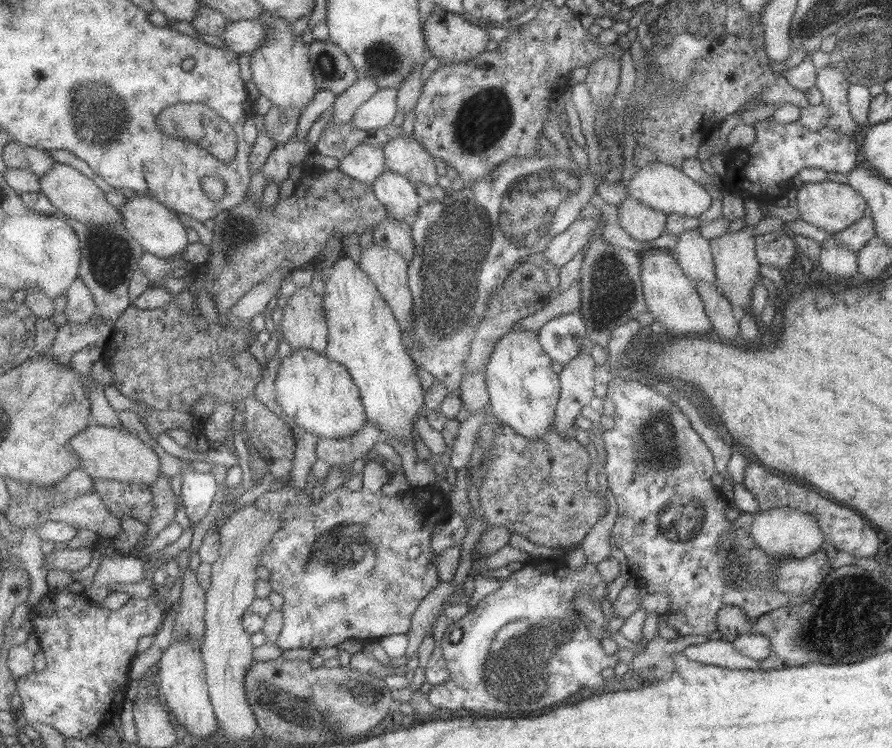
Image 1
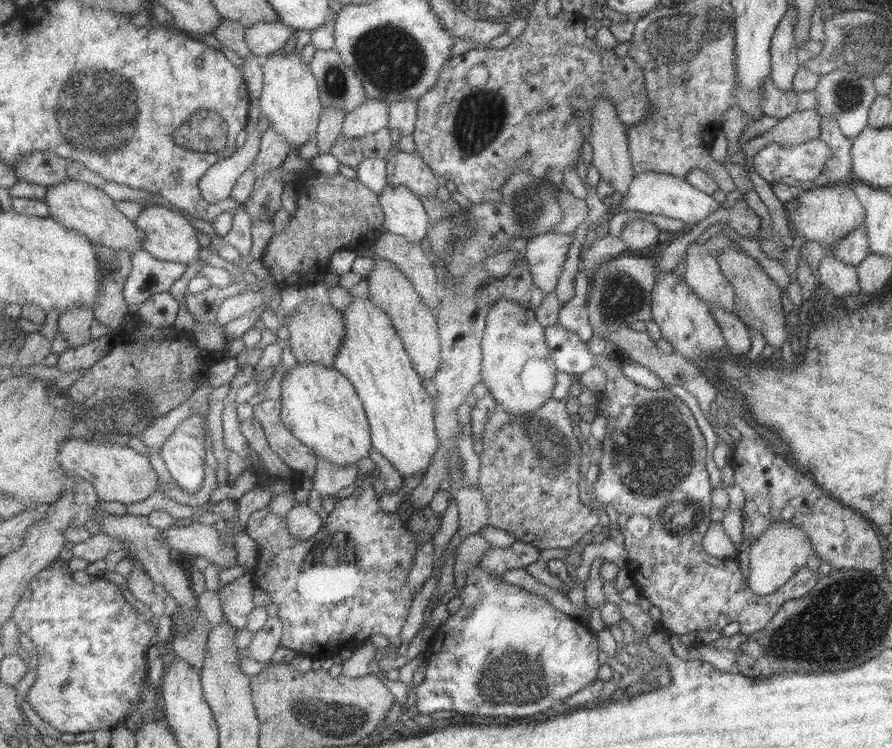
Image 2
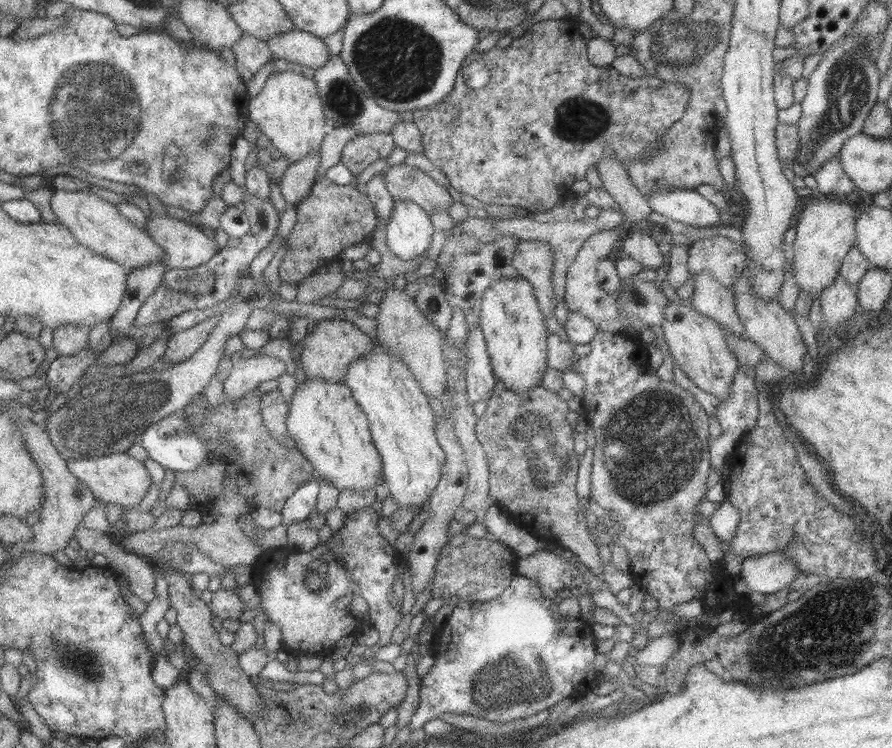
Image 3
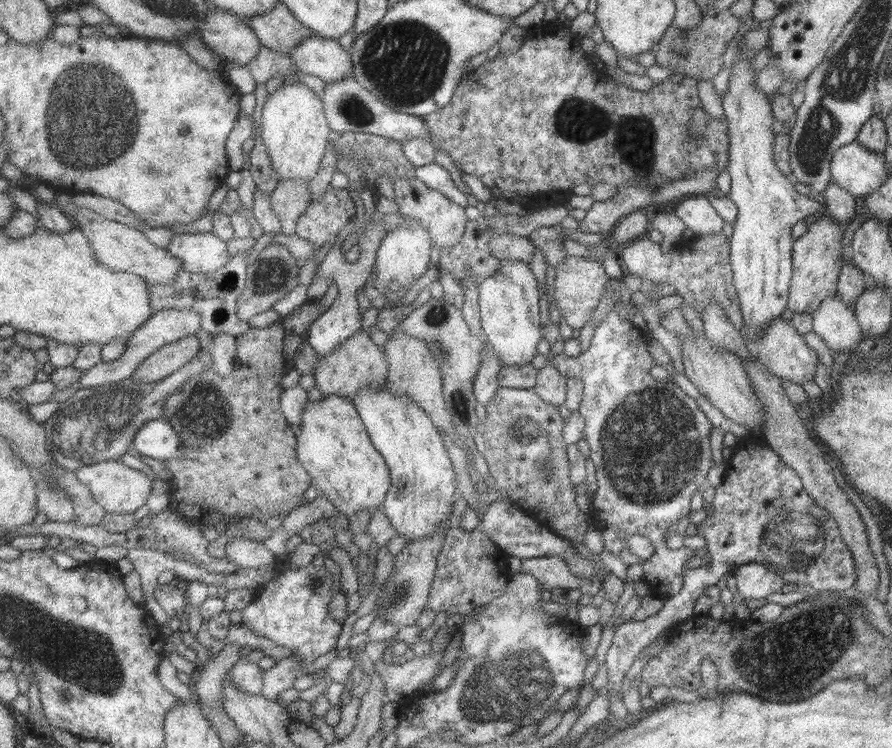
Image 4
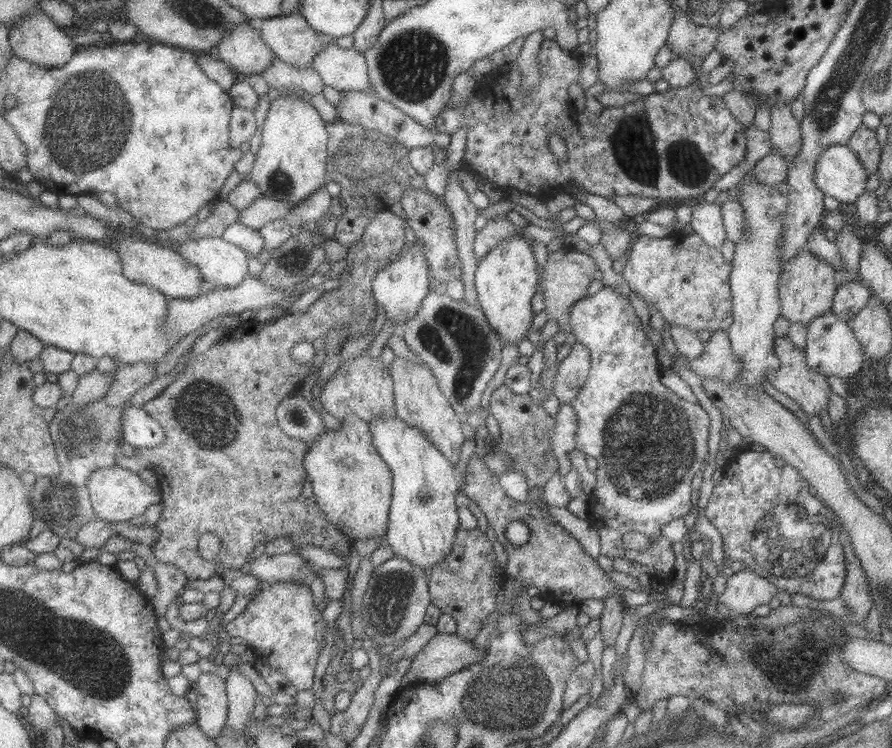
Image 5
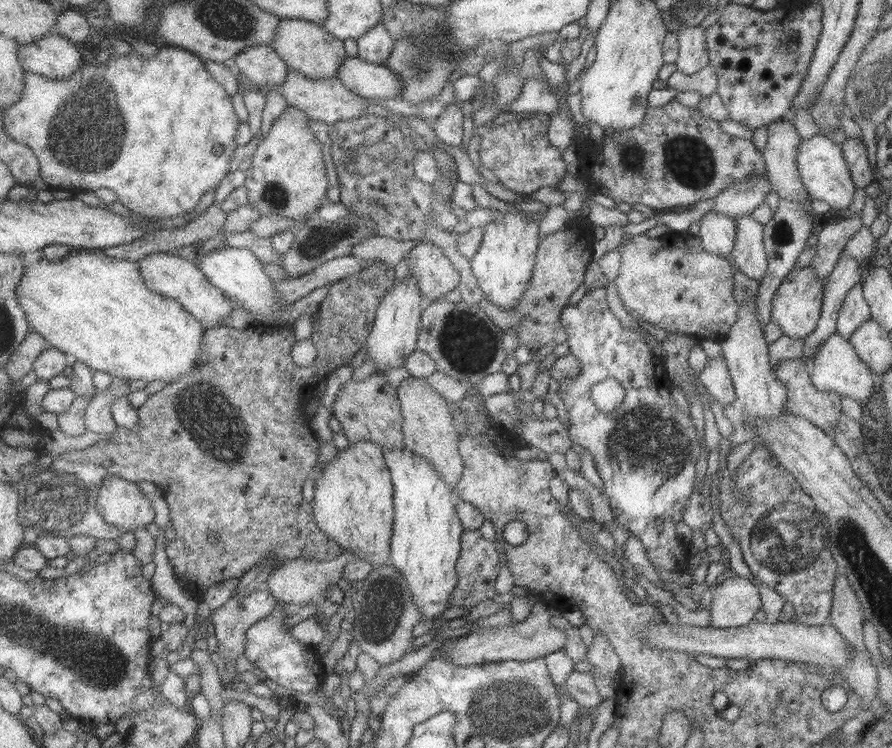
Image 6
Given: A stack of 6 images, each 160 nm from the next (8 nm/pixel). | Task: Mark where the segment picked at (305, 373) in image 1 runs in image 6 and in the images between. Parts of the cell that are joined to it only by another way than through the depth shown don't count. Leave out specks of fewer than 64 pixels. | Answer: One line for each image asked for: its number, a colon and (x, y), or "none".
2: (321, 406)
3: (332, 431)
4: (335, 447)
5: (354, 486)
6: (354, 503)

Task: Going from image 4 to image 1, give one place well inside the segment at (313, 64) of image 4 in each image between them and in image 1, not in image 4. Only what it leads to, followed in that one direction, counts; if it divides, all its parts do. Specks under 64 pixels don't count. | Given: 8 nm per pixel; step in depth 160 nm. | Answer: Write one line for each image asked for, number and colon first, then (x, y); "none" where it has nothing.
1: (242, 36)
2: (266, 38)
3: (298, 46)

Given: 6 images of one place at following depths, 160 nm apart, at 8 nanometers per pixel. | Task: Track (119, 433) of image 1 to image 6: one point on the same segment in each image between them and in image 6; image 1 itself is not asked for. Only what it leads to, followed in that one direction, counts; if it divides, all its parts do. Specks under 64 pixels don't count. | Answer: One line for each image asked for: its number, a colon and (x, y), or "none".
2: (120, 474)
3: (117, 478)
4: (120, 489)
5: (117, 494)
6: (122, 503)

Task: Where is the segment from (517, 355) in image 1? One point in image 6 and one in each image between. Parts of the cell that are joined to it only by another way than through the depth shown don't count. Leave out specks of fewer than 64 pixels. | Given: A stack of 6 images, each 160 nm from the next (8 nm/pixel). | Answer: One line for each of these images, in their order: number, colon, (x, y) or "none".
2: (516, 367)
3: (512, 325)
4: (507, 300)
5: (505, 280)
6: (503, 264)

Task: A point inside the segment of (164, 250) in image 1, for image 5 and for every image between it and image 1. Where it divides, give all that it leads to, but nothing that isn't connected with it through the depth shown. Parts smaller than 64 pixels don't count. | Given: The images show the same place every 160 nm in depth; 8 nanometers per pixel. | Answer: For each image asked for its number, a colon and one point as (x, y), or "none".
2: (169, 236)
3: (185, 245)
4: (200, 253)
5: (223, 263)

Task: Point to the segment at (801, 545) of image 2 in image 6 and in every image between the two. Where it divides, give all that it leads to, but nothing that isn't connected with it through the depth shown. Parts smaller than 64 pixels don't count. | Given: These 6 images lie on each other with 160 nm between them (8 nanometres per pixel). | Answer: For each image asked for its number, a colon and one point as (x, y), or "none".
3: (767, 573)
4: (754, 581)
5: (744, 590)
6: (734, 601)

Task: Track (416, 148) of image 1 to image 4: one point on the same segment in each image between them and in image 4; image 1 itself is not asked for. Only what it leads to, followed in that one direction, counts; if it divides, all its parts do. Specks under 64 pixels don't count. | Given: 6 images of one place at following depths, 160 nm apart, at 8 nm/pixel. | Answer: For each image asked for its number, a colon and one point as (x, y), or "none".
2: (409, 169)
3: (405, 182)
4: (445, 221)

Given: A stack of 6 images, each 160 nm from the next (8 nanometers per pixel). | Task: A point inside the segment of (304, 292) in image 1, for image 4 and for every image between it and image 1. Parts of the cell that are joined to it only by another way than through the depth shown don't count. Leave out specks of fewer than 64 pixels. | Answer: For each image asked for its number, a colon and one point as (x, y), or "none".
2: (316, 330)
3: (330, 346)
4: (358, 362)

